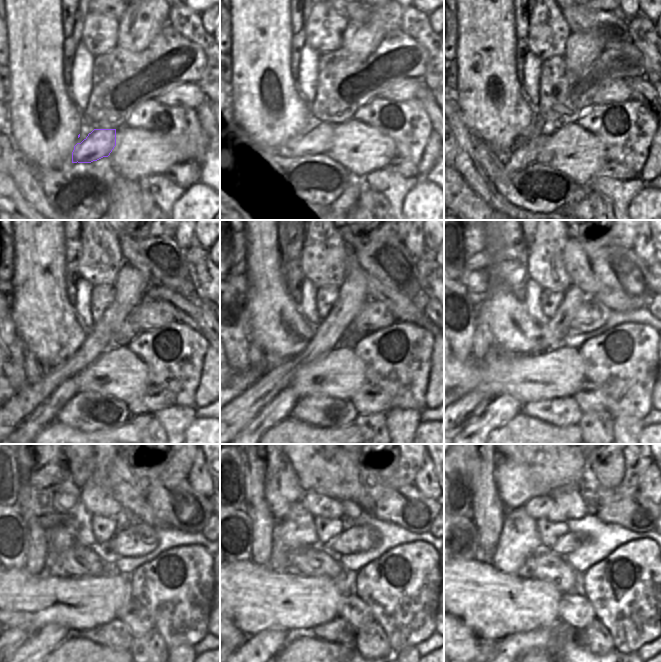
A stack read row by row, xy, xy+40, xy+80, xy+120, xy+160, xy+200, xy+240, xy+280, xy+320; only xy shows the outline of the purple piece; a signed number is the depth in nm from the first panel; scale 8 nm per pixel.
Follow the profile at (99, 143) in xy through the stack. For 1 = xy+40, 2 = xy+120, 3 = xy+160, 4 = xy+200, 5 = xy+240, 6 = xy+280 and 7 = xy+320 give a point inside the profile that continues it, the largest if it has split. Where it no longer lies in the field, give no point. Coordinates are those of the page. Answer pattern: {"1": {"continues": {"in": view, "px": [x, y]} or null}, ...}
{"1": {"continues": {"in": "xy+40", "px": [319, 141]}}, "2": {"continues": {"in": "xy+120", "px": [45, 414]}}, "3": {"continues": {"in": "xy+160", "px": [278, 409]}}, "4": {"continues": {"in": "xy+200", "px": [502, 408]}}, "5": {"continues": {"in": "xy+240", "px": [39, 645]}}, "6": {"continues": {"in": "xy+280", "px": [265, 645]}}, "7": {"continues": {"in": "xy+320", "px": [486, 647]}}}

